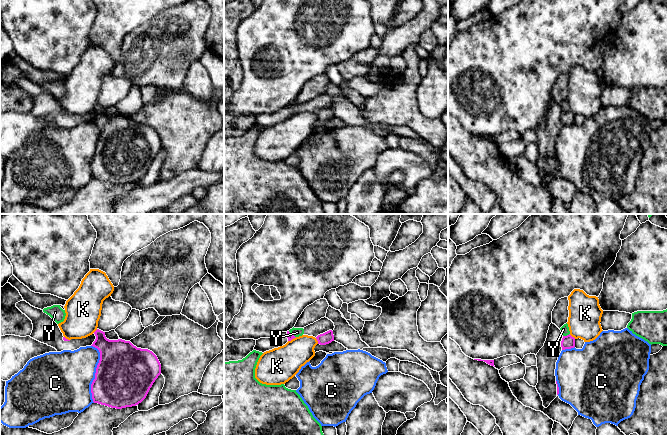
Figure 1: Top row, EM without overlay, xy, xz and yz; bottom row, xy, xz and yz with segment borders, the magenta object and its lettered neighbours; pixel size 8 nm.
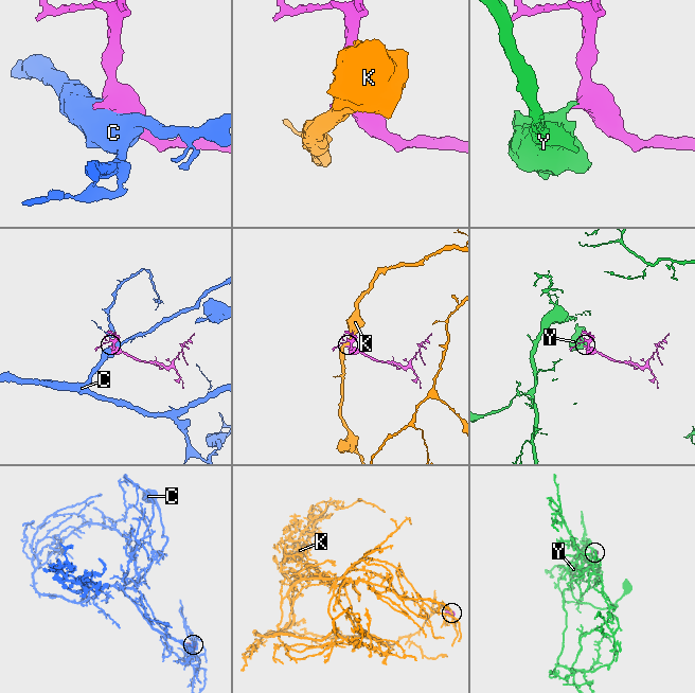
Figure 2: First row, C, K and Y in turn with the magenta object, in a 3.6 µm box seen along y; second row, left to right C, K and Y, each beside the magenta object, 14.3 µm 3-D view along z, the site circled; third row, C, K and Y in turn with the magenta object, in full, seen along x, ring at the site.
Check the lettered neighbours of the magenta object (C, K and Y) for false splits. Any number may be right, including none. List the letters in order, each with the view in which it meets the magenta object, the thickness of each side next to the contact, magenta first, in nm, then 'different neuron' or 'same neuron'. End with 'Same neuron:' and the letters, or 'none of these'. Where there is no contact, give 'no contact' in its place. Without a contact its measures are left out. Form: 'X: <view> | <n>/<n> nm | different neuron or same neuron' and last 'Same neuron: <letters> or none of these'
C: xy | 460/420 nm | different neuron
K: xz | 90/220 nm | different neuron
Y: yz | 110/70 nm | different neuron
Same neuron: none of these

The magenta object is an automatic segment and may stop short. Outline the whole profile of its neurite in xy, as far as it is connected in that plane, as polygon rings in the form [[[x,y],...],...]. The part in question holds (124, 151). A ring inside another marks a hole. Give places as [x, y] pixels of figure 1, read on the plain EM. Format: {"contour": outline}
{"contour": [[[99,105],[94,110],[96,115],[91,122],[99,126],[100,136],[91,160],[93,178],[116,185],[138,181],[146,174],[161,150],[161,140],[157,132],[148,125],[137,124],[130,117],[109,116],[105,108]]]}

